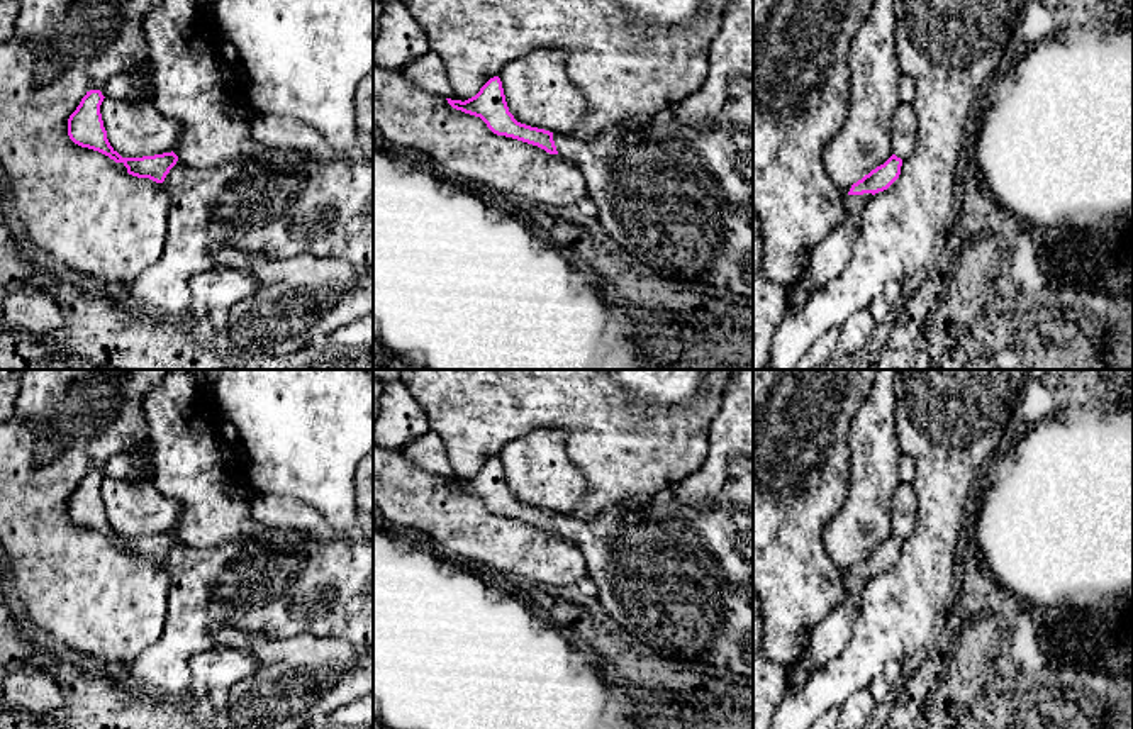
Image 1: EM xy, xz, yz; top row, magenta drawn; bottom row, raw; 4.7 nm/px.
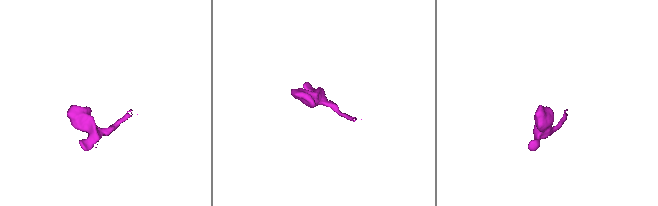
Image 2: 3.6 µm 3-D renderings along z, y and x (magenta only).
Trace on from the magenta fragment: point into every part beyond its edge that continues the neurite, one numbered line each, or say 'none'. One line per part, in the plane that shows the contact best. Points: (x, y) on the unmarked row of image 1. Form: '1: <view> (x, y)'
1: yz (828, 639)

